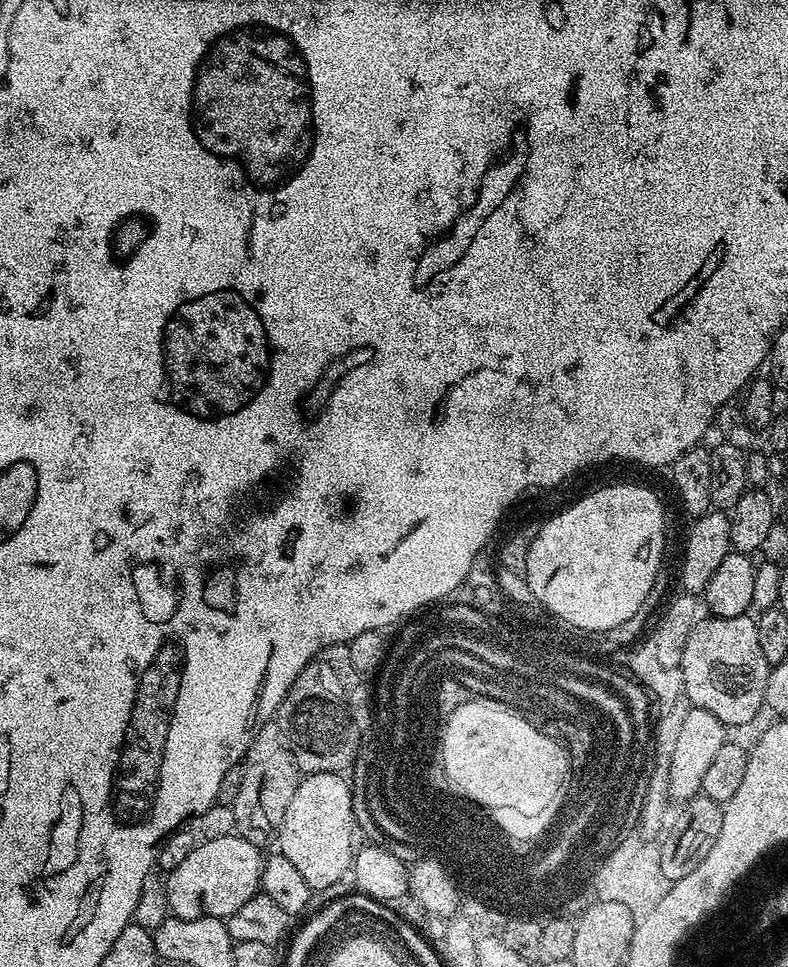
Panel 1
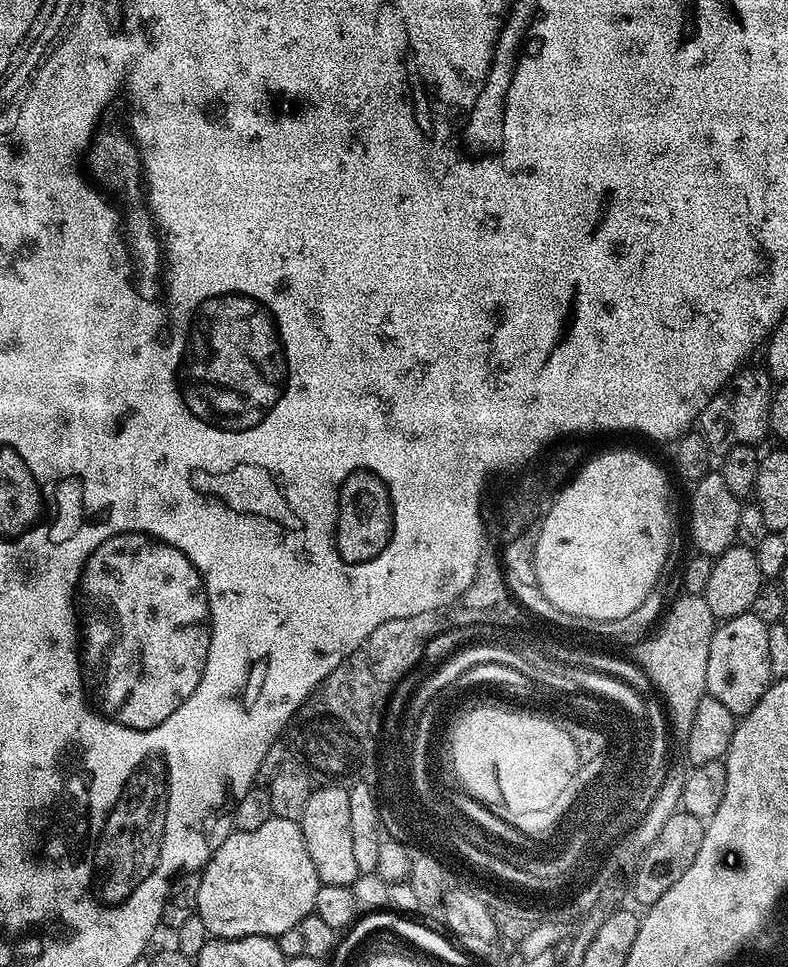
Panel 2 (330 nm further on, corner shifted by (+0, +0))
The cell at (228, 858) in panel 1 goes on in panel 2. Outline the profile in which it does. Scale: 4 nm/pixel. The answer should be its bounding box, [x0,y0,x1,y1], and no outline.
[195,818,321,940]

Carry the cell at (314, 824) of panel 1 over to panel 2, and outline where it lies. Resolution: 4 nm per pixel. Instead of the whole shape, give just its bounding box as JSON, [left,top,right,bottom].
[298,782,361,886]

